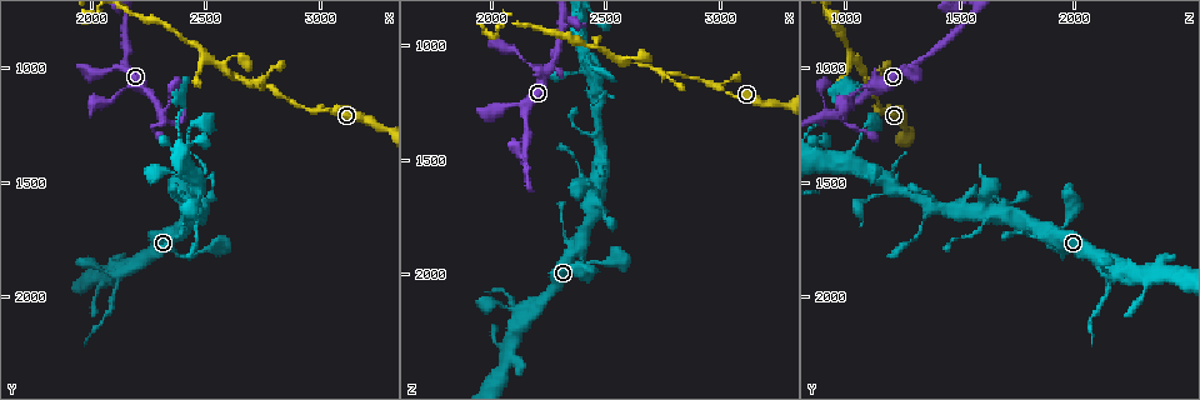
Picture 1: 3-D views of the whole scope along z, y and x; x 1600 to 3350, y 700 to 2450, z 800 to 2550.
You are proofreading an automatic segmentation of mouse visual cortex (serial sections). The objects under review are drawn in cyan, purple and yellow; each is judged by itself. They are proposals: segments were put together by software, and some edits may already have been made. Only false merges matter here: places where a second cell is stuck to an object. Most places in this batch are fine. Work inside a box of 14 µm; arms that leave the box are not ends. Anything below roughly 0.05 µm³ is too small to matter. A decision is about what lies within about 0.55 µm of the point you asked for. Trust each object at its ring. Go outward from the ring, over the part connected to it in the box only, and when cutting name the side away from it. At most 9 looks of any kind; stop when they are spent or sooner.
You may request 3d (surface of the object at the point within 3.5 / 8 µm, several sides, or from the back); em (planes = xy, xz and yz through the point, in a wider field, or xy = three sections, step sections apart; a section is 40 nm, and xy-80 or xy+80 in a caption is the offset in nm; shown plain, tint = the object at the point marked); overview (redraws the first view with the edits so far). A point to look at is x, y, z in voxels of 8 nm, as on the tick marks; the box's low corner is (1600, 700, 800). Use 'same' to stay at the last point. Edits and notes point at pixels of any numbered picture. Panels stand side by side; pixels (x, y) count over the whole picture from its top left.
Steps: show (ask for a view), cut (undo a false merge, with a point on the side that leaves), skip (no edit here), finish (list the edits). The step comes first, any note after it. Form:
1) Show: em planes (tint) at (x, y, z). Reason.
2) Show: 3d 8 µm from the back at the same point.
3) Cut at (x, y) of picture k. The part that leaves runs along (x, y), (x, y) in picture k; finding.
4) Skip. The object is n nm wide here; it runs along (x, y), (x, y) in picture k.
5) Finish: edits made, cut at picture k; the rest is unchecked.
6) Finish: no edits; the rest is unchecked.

Show: 3d 3.5 µm at (2570, 1000, 1060). Side arm on a straight run.

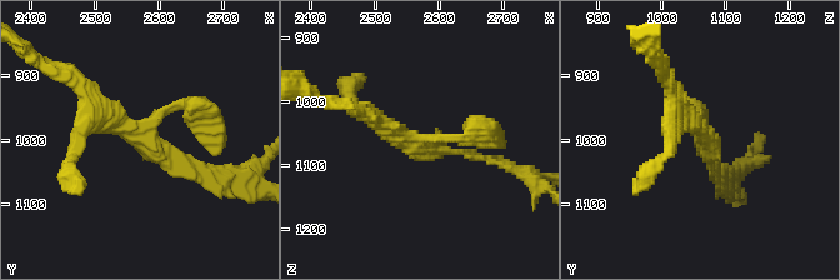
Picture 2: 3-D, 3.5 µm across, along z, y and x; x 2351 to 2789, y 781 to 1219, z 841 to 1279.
Show: em planes (tint) at (2575, 995, 1070). 3 arms meet here; the arms are 100, 150, 250 nm wide.

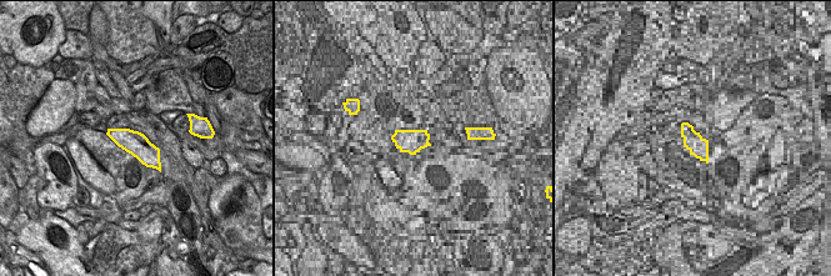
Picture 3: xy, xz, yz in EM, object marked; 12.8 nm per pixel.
Skip. It runs along (211, 176), (158, 153), (85, 91) in picture 2; one cell here.

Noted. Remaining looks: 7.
Show: 3d 3.5 µm at (2310, 1190, 920). Sudden change in width.

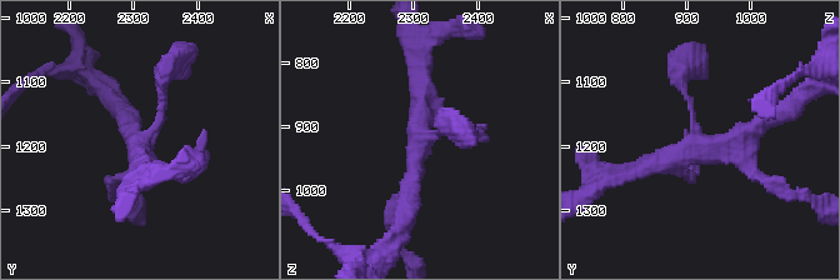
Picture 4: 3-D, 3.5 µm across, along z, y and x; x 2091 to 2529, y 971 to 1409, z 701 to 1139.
Show: em planes (tint) at (2310, 1200, 925).

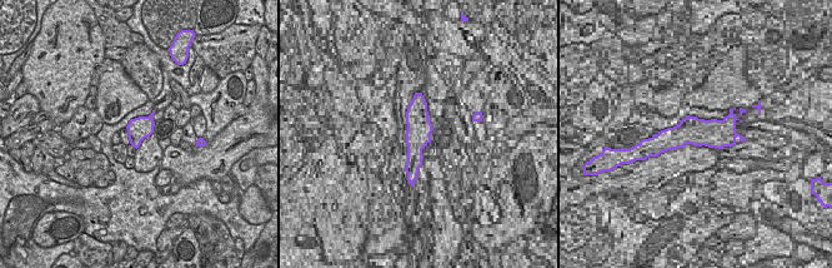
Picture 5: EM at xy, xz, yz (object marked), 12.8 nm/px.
Skip. It runs along (771, 116), (630, 174) in picture 4; continuous, no second cell.

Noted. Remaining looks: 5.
Show: em xy step 5 (tint) at (2360, 1730, 1870). Three-way junction.

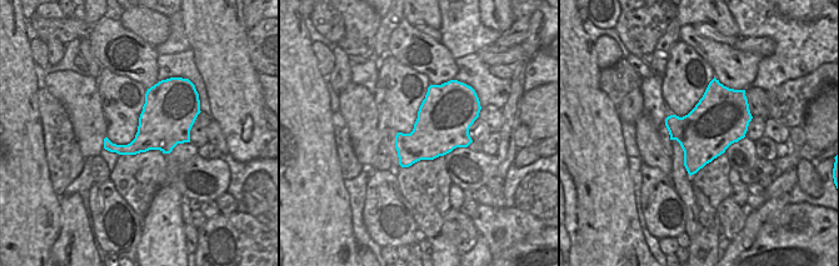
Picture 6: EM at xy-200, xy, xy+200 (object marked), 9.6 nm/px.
Show: 3d 3.5 µm from the back at the same point.

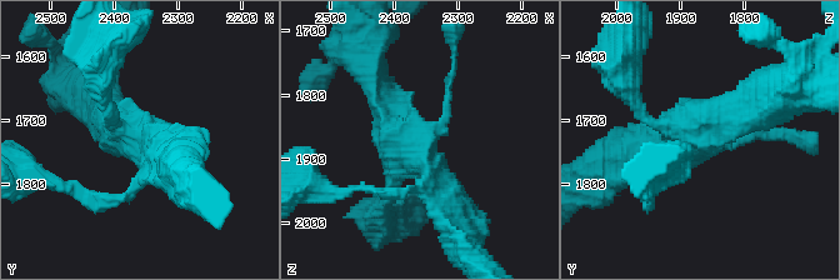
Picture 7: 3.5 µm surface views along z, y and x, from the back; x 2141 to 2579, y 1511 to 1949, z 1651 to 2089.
Skip. It runs along (634, 150), (761, 135) in picture 7; continuous, no second cell.

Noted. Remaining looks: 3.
Show: 3d 3.5 µm from the back at (2470, 1620, 1400). Sudden change in width.

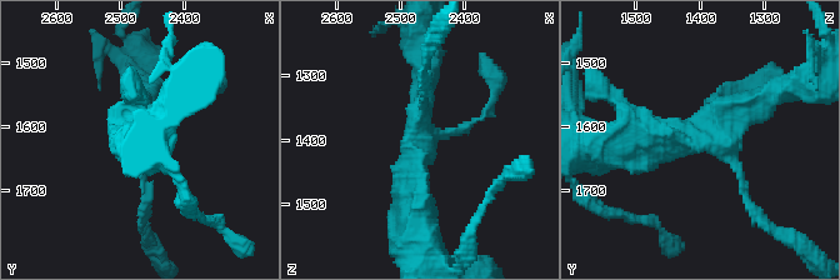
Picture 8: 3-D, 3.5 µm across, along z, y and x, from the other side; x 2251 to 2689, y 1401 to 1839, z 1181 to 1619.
Show: em xy step 2 (tint) at (2465, 1620, 1400).

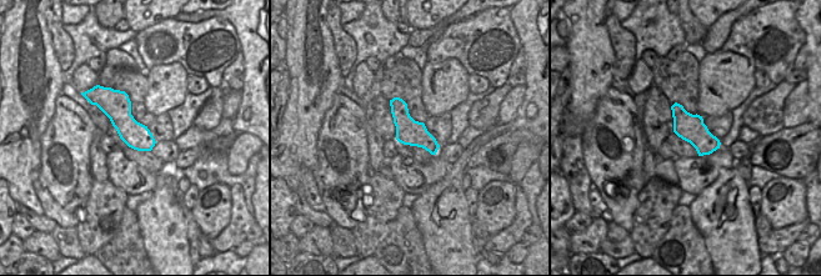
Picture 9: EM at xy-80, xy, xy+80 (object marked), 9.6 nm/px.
Skip. One cell here.

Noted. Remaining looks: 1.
Finish: no edits; the rest is unchecked.

